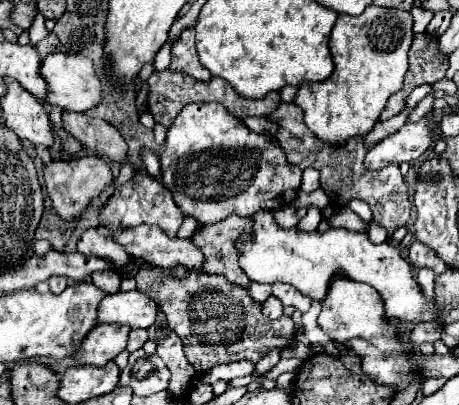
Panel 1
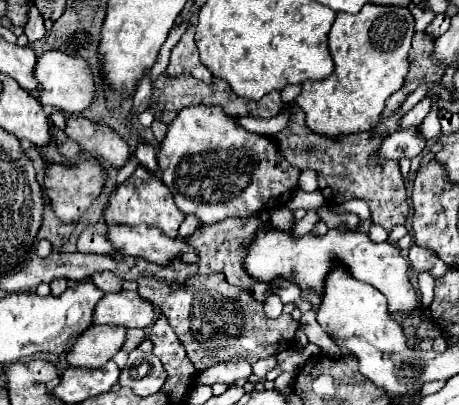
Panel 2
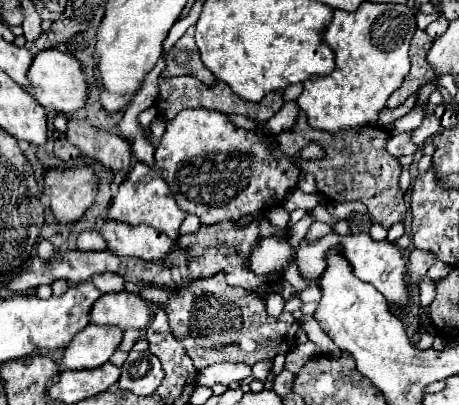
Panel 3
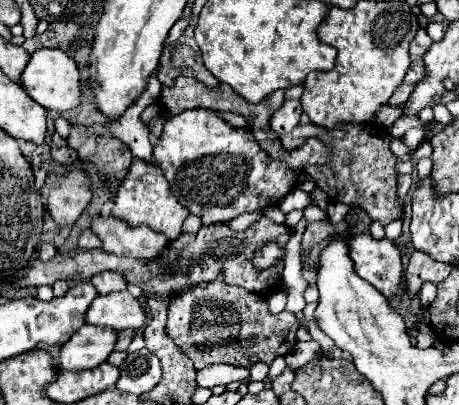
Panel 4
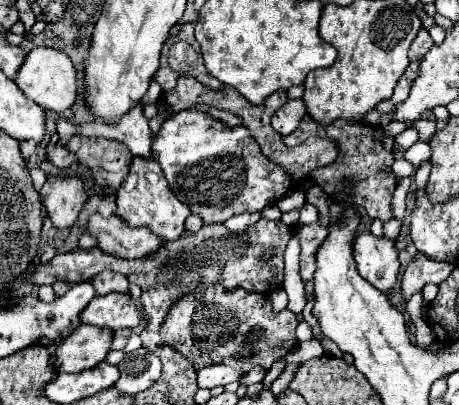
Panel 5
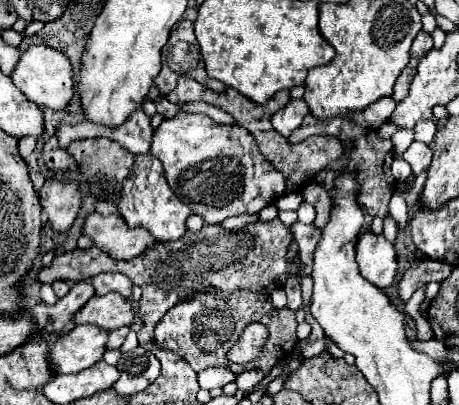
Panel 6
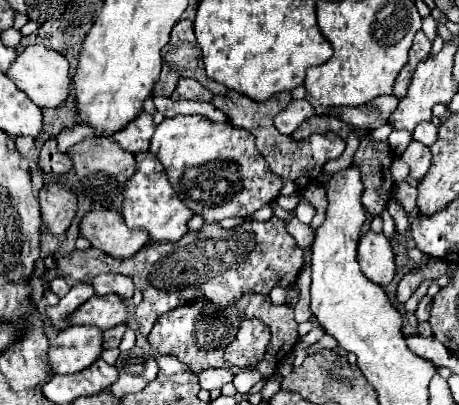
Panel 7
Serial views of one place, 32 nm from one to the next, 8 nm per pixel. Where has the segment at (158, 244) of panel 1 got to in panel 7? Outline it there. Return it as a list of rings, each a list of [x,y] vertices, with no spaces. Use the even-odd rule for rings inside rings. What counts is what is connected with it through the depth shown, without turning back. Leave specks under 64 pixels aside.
[[[90,210],[80,220],[80,236],[112,258],[134,256],[150,238],[146,232],[130,230],[118,212]]]

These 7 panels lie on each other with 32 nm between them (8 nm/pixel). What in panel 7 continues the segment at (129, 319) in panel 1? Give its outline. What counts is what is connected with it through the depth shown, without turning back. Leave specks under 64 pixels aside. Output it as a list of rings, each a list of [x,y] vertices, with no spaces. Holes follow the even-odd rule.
[[[116,294],[106,296],[92,296],[86,300],[84,306],[80,306],[72,316],[68,316],[68,324],[72,326],[96,326],[100,330],[108,330],[116,324],[124,324],[126,320],[126,306]]]

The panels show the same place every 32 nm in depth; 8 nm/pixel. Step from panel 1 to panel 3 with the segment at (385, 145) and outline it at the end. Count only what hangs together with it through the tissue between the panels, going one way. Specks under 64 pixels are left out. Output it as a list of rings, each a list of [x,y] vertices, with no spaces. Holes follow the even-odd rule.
[[[398,134],[398,136],[392,136],[386,144],[388,152],[394,156],[394,158],[400,158],[400,156],[412,156],[420,150],[420,146],[414,146],[410,140],[408,140],[408,134]]]

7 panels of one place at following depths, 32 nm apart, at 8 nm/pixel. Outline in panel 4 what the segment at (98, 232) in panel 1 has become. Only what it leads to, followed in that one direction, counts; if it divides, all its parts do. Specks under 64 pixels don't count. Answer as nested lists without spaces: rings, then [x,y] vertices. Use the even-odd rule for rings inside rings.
[[[84,230],[80,240],[78,240],[78,246],[84,248],[84,250],[92,250],[92,248],[100,248],[100,240],[96,238],[96,234],[92,234],[90,230]]]

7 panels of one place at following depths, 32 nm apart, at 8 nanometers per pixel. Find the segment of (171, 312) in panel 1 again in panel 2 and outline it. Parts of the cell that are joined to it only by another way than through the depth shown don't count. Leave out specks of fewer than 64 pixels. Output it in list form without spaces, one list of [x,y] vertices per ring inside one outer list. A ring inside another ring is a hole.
[[[222,274],[196,276],[186,284],[166,284],[140,276],[138,292],[148,302],[158,304],[158,308],[166,314],[172,330],[184,344],[186,354],[198,372],[218,362],[246,360],[248,364],[254,364],[296,346],[294,334],[298,330],[298,322],[290,314],[268,318],[264,304],[256,300],[252,292],[230,286]]]

